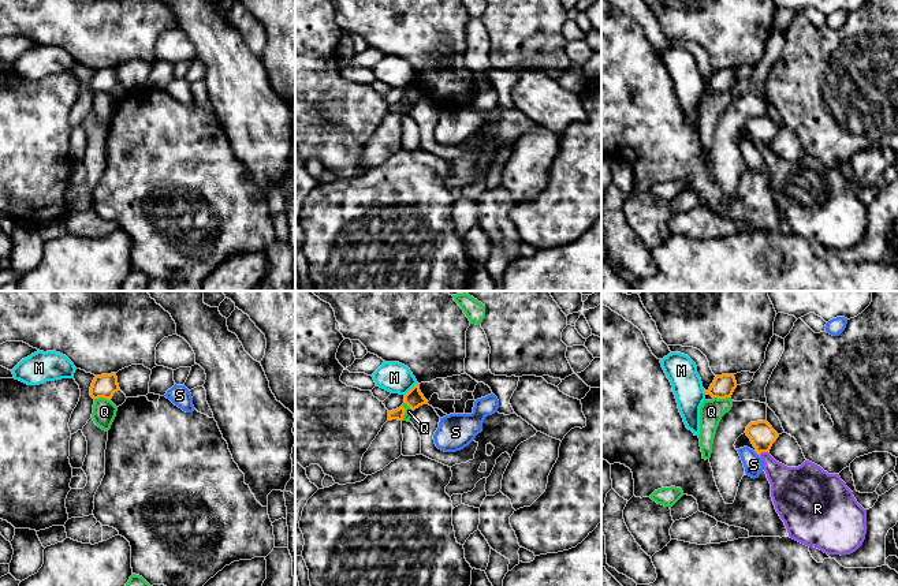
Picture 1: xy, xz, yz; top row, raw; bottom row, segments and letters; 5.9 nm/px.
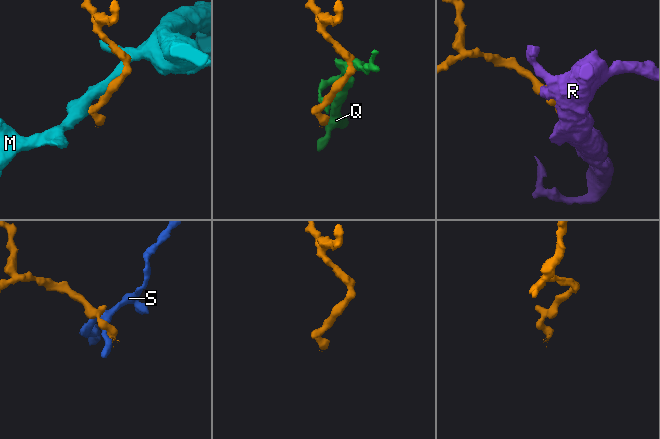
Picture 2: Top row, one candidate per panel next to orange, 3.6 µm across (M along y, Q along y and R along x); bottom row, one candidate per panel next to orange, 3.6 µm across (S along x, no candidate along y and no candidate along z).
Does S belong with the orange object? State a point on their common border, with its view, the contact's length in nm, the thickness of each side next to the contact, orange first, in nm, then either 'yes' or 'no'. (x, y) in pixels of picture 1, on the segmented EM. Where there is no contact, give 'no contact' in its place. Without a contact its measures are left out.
contact yz (757, 454); length 40 nm; calibres 150 and 120 nm; no

